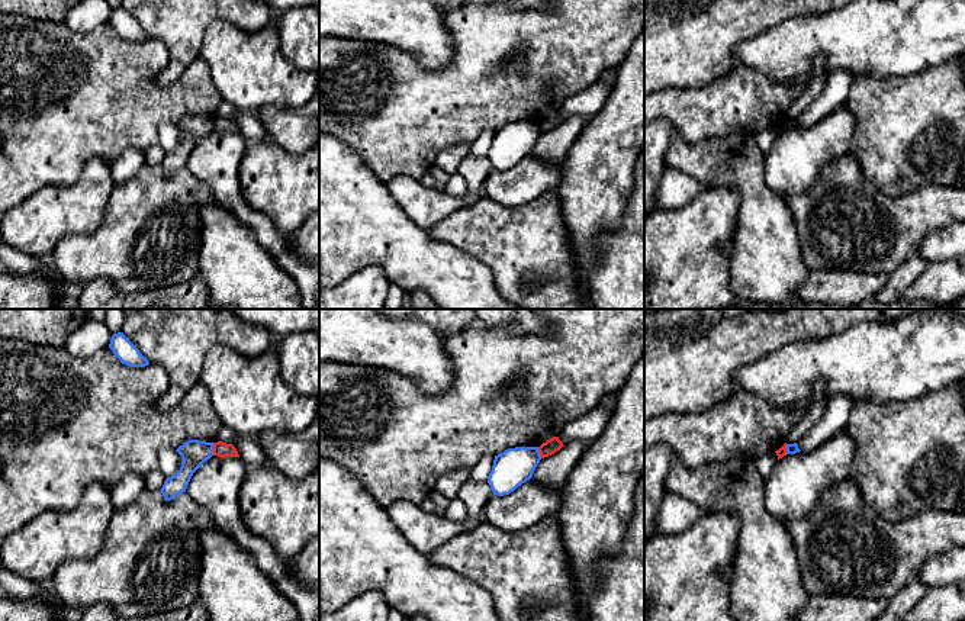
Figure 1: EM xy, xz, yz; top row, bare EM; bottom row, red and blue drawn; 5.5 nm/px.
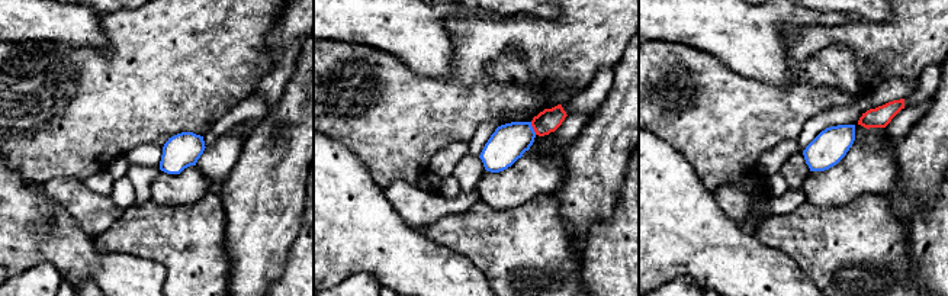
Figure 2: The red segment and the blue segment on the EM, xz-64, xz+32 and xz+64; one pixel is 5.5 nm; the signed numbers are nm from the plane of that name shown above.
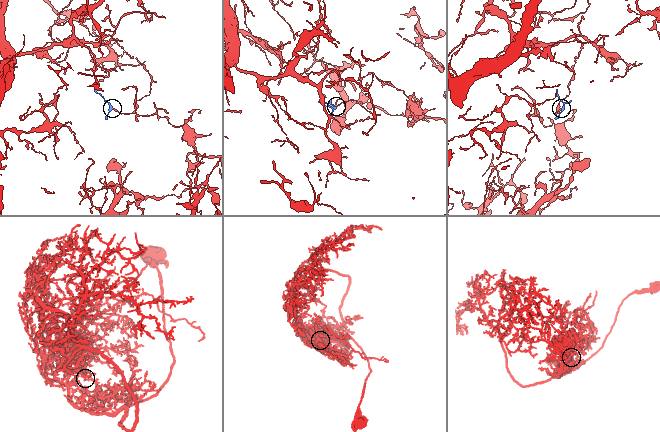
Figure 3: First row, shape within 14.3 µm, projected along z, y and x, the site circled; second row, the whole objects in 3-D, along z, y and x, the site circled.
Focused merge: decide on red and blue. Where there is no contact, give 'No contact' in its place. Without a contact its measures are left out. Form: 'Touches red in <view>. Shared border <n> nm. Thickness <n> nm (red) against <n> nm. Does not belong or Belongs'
Touches red in xy. Shared border 70 nm. Thickness 80 nm (red) against 150 nm. Does not belong

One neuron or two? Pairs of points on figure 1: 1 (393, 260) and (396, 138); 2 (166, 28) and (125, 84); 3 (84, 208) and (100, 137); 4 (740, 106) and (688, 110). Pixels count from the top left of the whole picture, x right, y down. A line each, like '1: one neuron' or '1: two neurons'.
1: two neurons
2: two neurons
3: two neurons
4: one neuron

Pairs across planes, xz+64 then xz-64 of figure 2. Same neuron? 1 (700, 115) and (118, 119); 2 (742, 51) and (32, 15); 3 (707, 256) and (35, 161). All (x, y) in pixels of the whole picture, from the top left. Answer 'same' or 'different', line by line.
1: same
2: same
3: different

